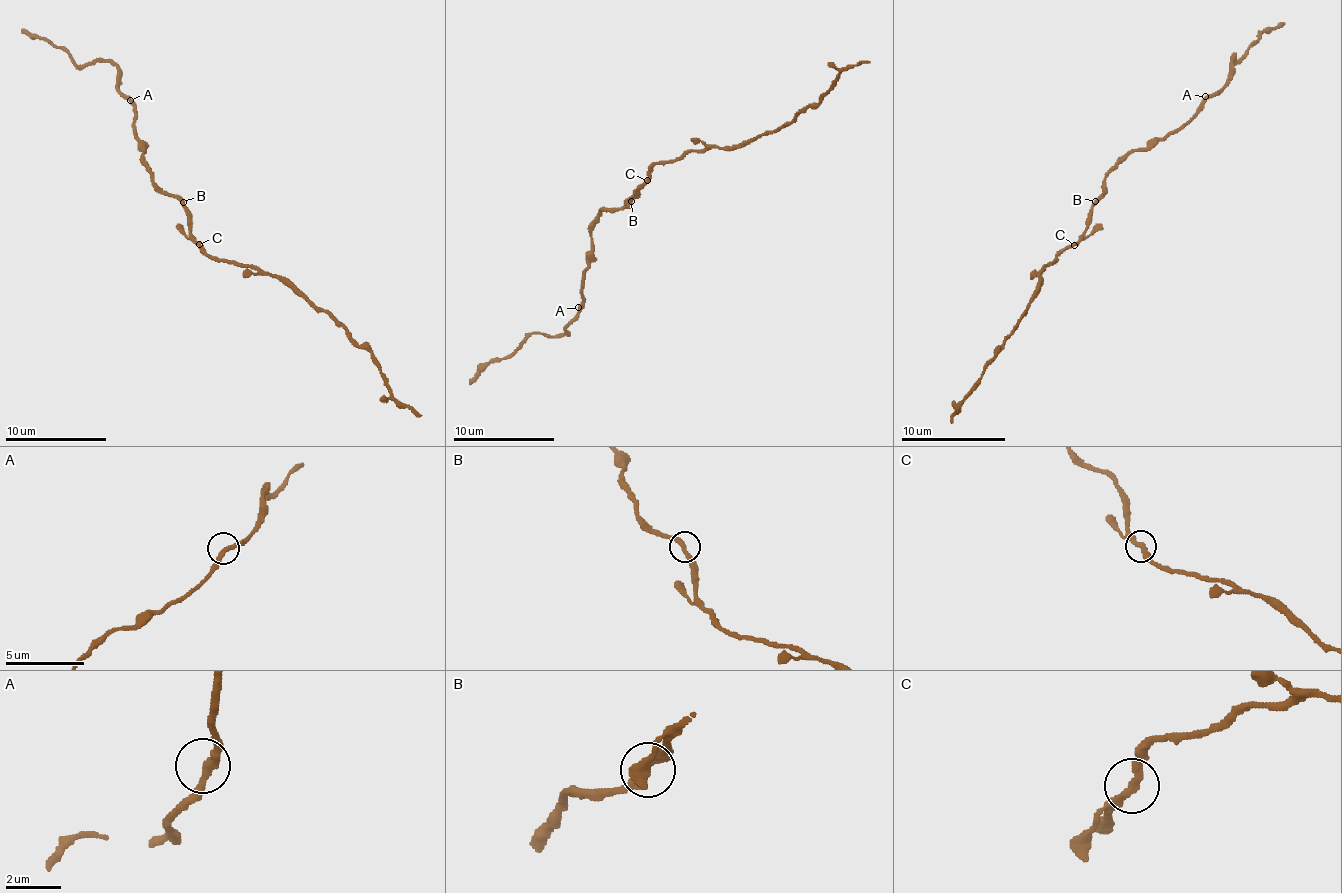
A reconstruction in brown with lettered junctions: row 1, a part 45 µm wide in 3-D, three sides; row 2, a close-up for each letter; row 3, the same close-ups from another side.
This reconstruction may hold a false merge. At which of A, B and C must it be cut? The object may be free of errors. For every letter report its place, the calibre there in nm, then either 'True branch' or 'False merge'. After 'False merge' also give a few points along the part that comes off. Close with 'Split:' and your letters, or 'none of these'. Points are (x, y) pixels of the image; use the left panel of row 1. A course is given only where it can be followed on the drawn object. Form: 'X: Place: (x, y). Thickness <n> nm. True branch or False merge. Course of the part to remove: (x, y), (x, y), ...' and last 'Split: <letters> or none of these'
A: Place: (130, 100). Thickness 280 nm. True branch
B: Place: (183, 202). Thickness 280 nm. True branch
C: Place: (199, 244). Thickness 280 nm. True branch
Split: none of these

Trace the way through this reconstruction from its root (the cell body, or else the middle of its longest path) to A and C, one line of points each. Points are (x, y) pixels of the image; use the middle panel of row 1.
A: (636, 193), (618, 209), (601, 211), (590, 231), (590, 267), (585, 272), (583, 302), (578, 307)
C: (636, 193), (646, 181)

